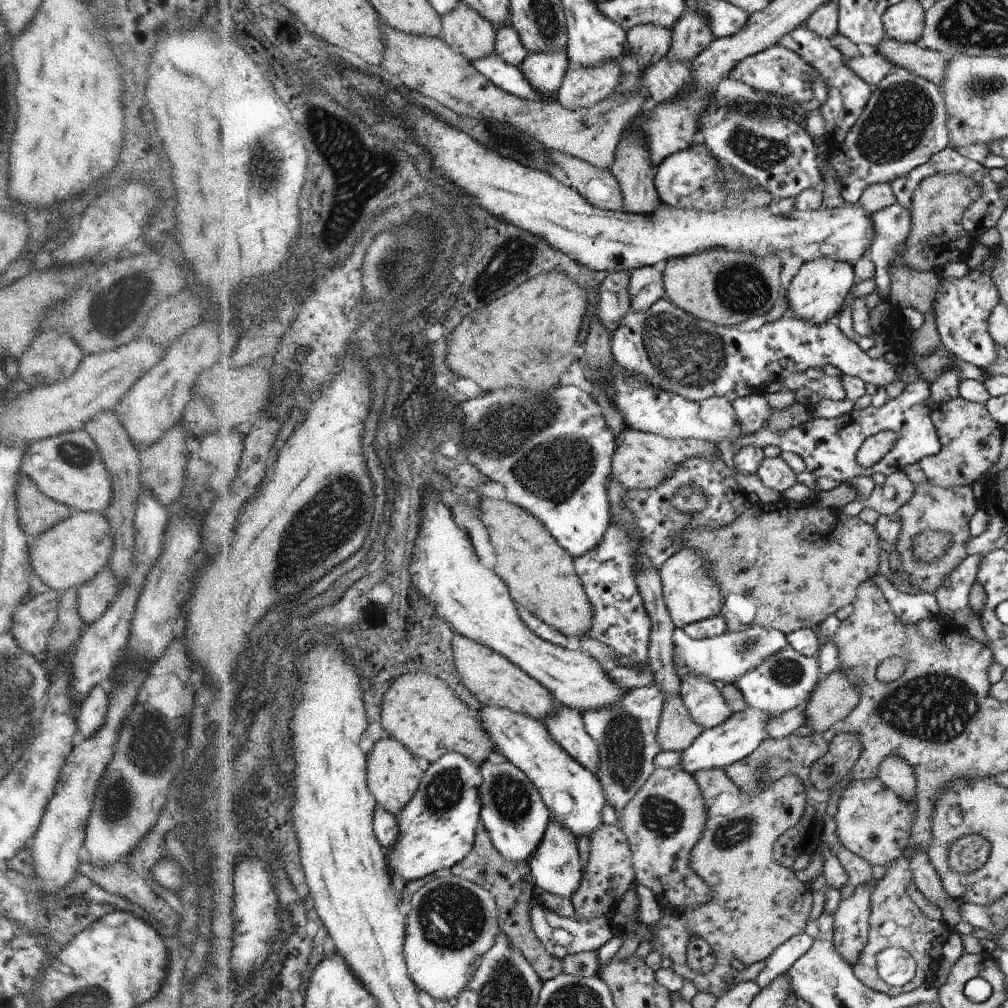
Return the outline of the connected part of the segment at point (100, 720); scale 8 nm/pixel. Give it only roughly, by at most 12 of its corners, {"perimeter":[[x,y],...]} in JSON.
{"perimeter":[[106,684],[92,688],[79,705],[78,736],[73,744],[100,730],[106,720]]}

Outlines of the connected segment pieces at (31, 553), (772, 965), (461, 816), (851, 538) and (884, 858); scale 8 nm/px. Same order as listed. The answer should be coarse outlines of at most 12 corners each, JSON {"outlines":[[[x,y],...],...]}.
{"outlines":[[[78,510],[28,544],[33,573],[59,591],[109,564],[104,514]],[[800,933],[767,959],[755,978],[766,988],[806,954],[813,938]],[[431,764],[399,815],[388,864],[402,886],[447,873],[482,821],[479,765]],[[816,501],[676,534],[725,632],[814,630],[879,574],[874,526]],[[879,777],[853,780],[840,842],[870,864],[903,855],[921,807]]]}

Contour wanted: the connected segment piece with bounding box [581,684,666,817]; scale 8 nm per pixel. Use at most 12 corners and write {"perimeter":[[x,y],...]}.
{"perimeter":[[664,692],[581,713],[618,817],[655,773]]}

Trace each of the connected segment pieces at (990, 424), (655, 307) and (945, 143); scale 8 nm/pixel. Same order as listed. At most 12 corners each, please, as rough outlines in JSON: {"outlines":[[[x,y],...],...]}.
{"outlines":[[[958,396],[931,412],[940,450],[917,463],[942,488],[996,466],[1005,429]],[[660,299],[611,337],[624,374],[698,402],[834,366],[898,380],[837,322],[718,326]],[[899,69],[828,160],[841,196],[907,177],[950,146],[942,91]]]}

